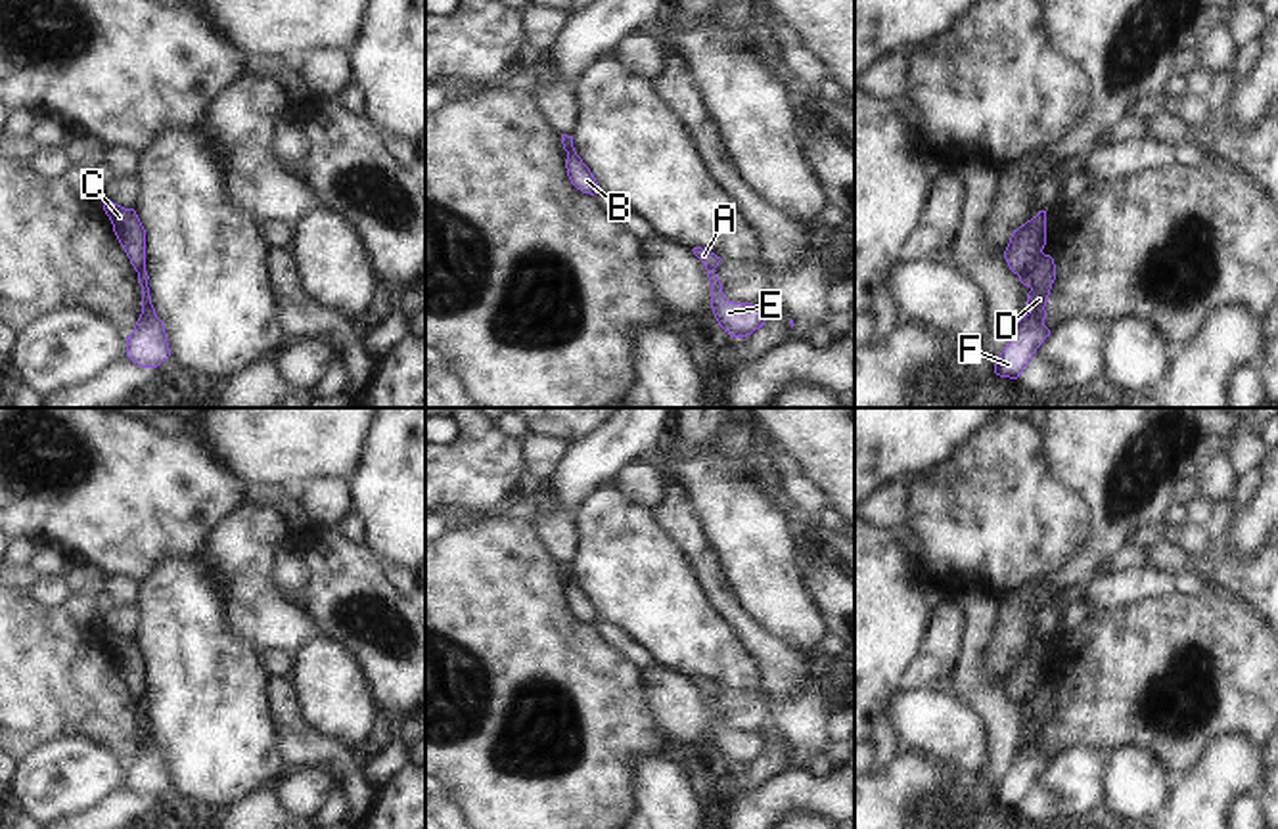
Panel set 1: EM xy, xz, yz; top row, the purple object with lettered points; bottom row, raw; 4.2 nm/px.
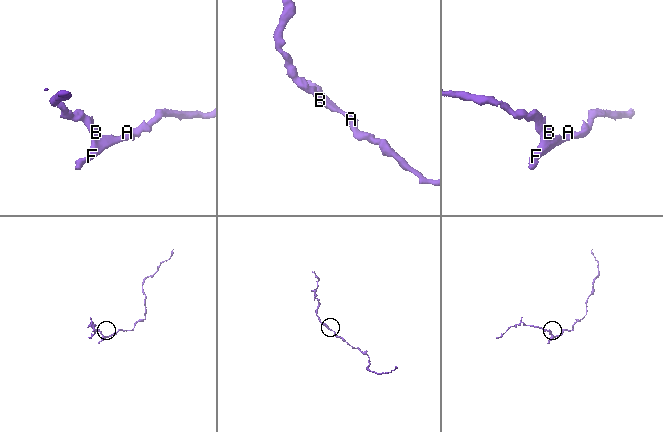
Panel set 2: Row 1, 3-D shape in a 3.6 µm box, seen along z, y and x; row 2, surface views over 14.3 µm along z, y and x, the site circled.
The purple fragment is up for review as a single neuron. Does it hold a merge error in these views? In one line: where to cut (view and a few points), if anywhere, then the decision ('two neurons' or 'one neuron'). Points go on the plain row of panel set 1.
cut yz (1043, 682), (1033, 695), (1018, 703); two neurons

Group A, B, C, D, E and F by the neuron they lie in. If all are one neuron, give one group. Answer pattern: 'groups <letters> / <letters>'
groups A B D E F / C

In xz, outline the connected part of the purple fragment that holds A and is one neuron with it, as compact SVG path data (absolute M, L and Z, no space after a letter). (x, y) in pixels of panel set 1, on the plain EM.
M694 676L694 683L703 691L711 714L711 737L719 751L719 754L730 766L747 766L755 758L763 756L765 752L765 739L763 733L753 731L734 731L728 729L722 722L722 712L719 710L715 697L722 689L709 678Z

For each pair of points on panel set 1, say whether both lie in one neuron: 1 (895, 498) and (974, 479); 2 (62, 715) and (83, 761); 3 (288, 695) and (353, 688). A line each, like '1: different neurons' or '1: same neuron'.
1: different neurons
2: different neurons
3: different neurons

